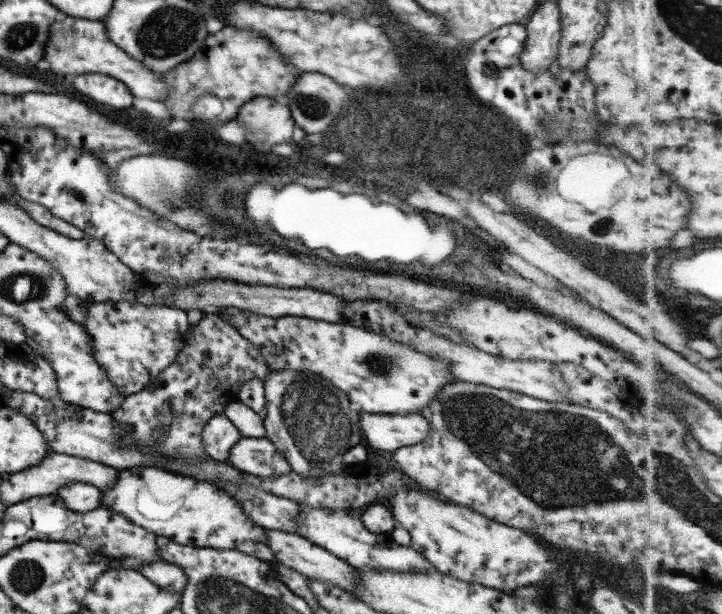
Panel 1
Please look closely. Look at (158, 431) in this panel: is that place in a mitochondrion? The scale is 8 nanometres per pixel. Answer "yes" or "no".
yes

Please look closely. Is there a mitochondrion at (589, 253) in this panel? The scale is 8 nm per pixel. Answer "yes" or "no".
no

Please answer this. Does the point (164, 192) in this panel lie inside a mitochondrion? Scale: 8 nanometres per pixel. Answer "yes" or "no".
yes

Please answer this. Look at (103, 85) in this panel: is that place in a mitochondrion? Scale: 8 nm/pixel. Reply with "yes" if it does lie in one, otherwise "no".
no

